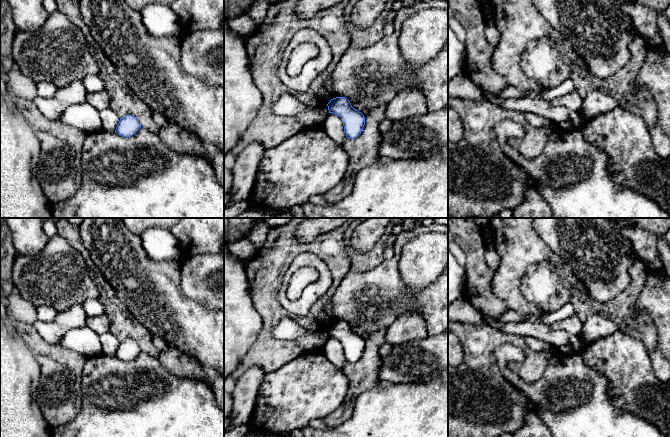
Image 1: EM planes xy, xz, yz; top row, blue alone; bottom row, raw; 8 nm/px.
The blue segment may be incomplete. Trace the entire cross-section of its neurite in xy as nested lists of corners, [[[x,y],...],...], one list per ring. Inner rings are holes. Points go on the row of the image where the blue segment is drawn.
[[[127,115],[120,118],[115,133],[123,137],[130,137],[134,135],[140,128],[141,125],[138,120],[132,115]]]

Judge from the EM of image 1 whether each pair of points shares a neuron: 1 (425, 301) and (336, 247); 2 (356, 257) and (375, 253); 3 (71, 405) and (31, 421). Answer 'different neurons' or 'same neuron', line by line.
1: different neurons
2: same neuron
3: different neurons

